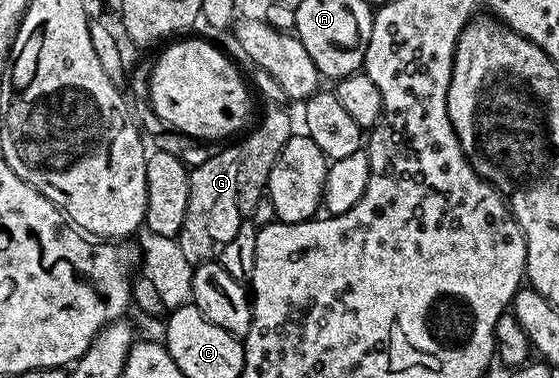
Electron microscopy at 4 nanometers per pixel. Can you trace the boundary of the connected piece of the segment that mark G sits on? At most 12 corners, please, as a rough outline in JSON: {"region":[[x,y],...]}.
{"region":[[283,105],[191,167],[189,262],[234,240],[294,133]]}

